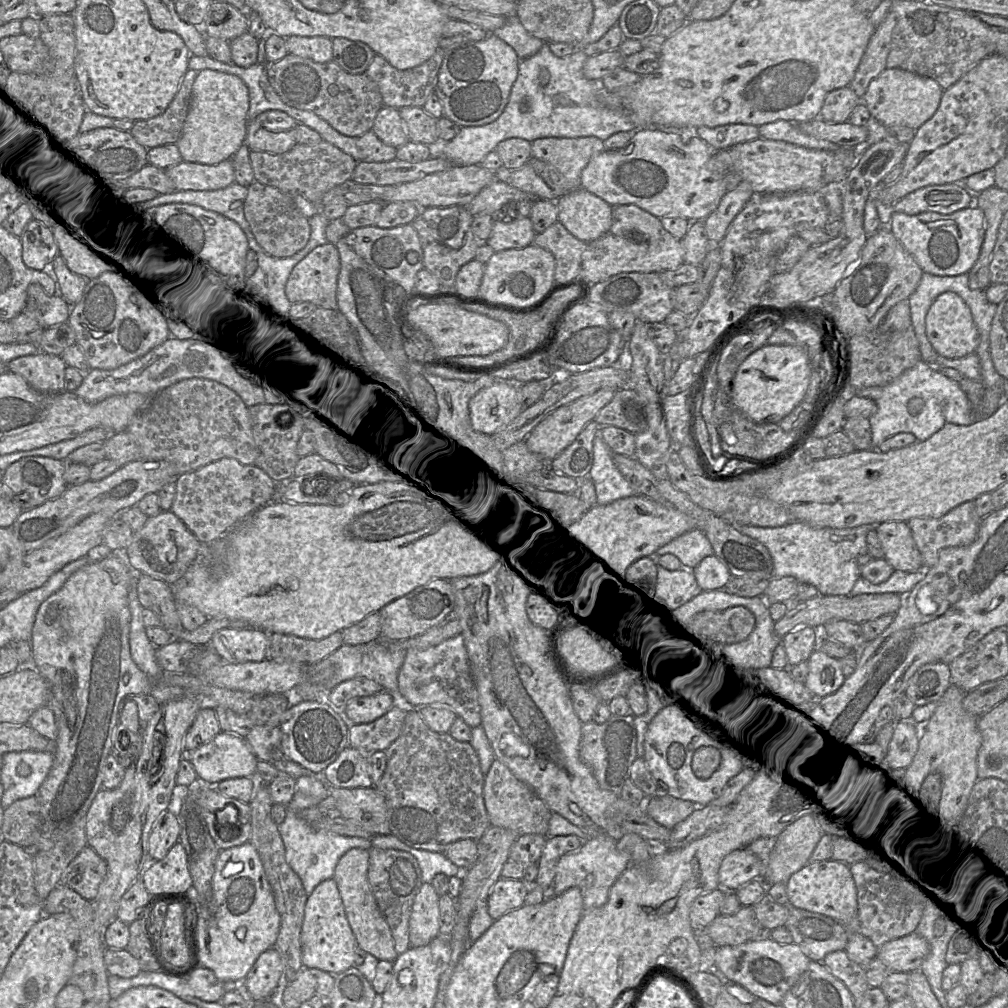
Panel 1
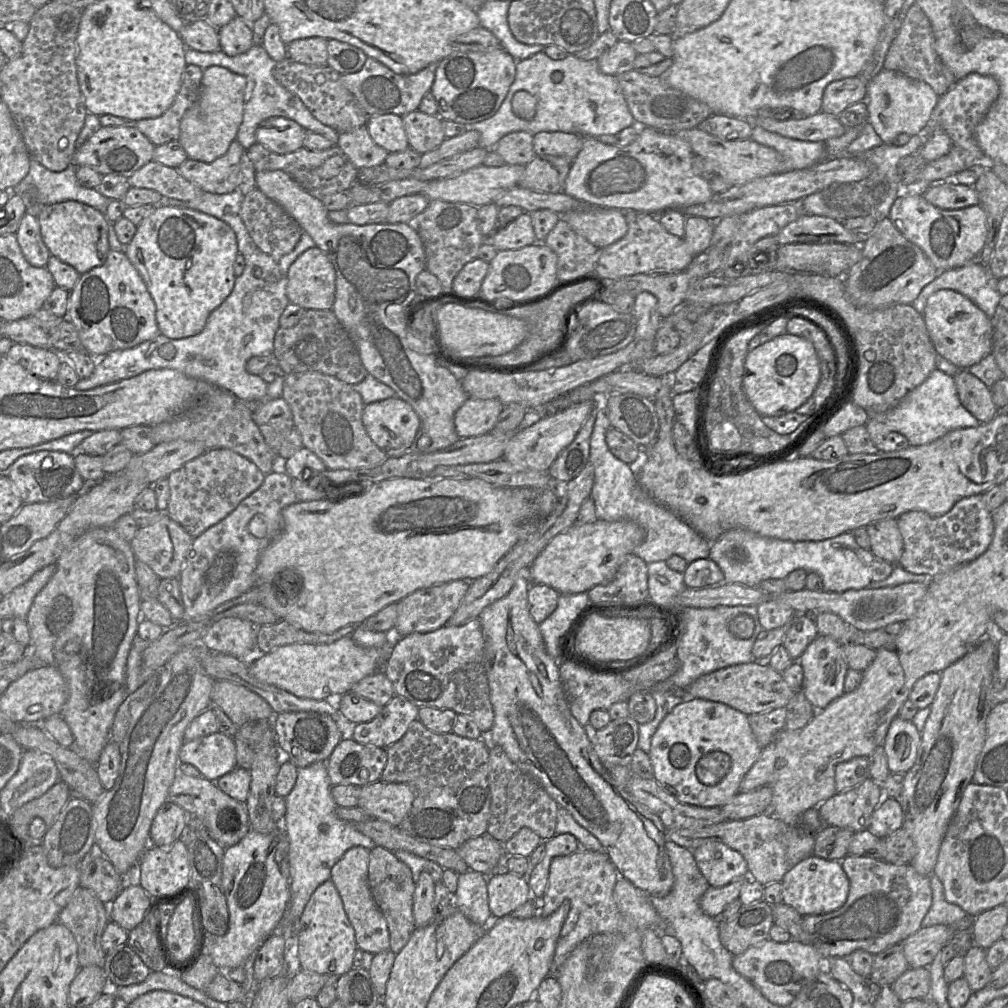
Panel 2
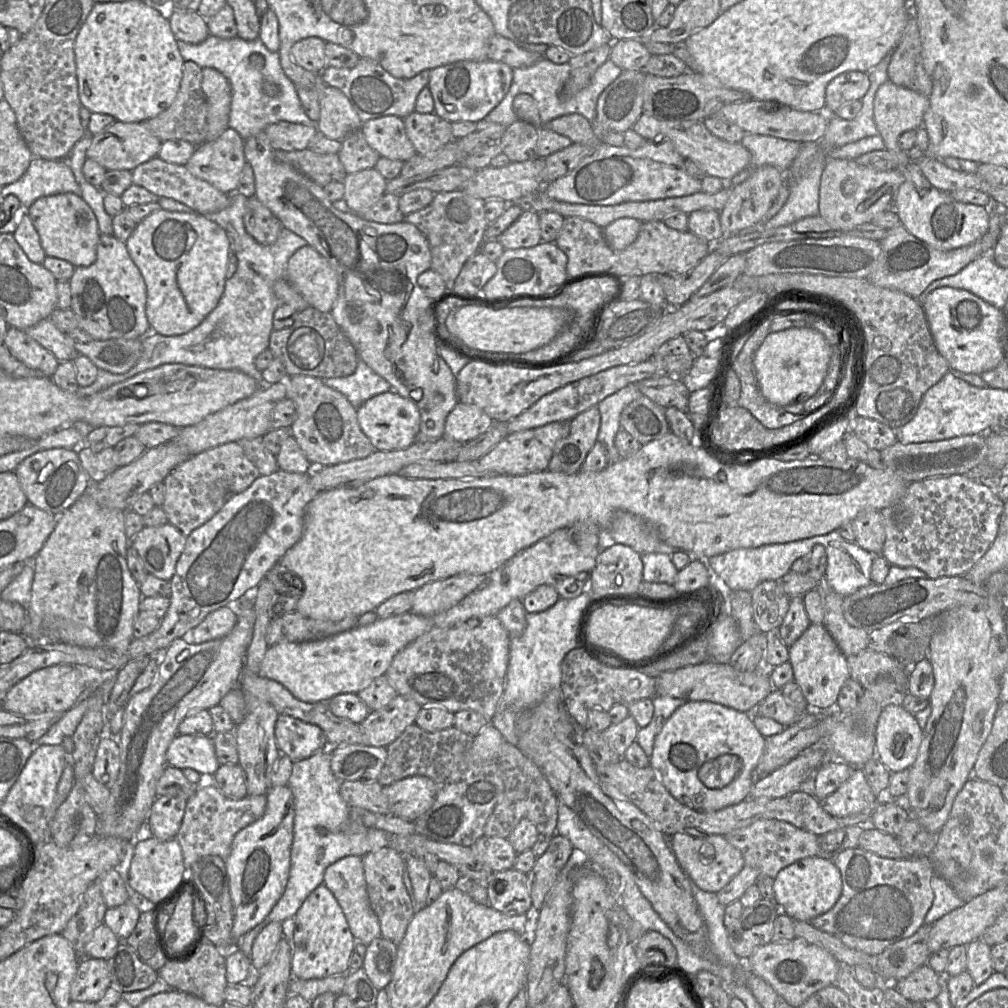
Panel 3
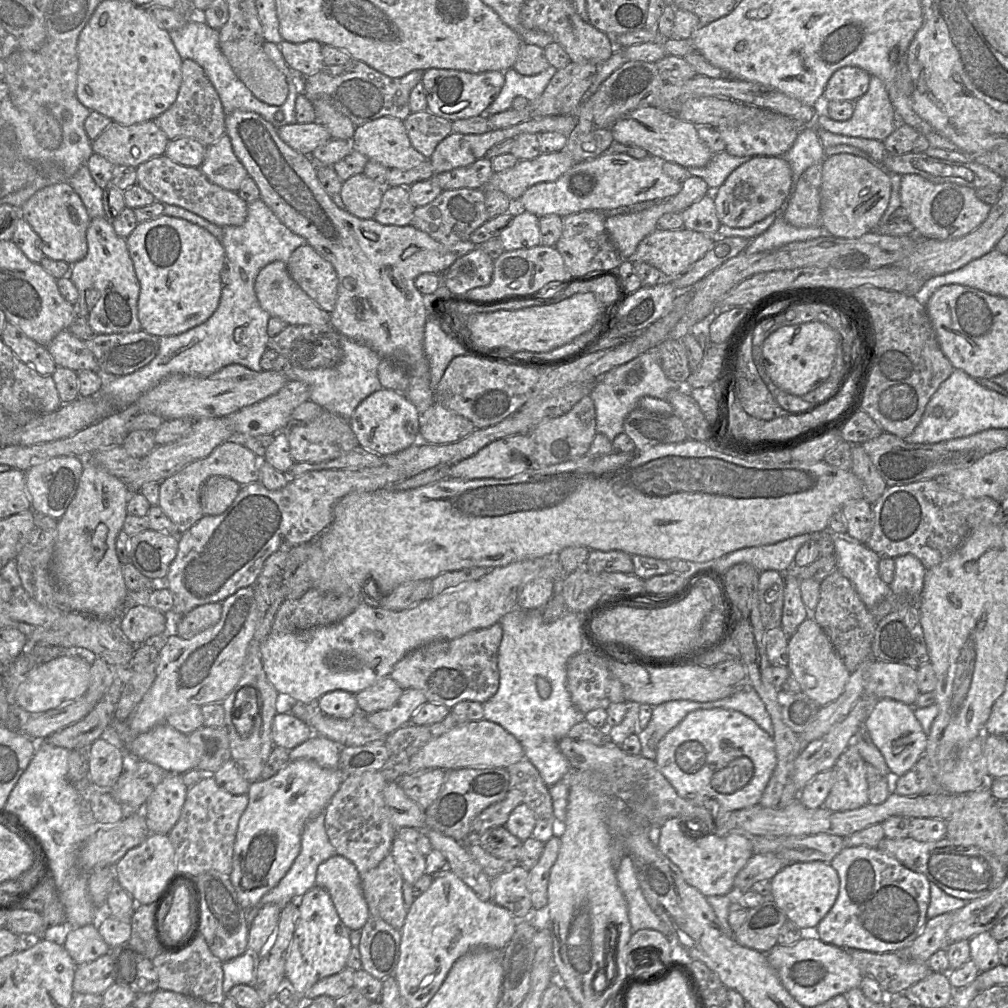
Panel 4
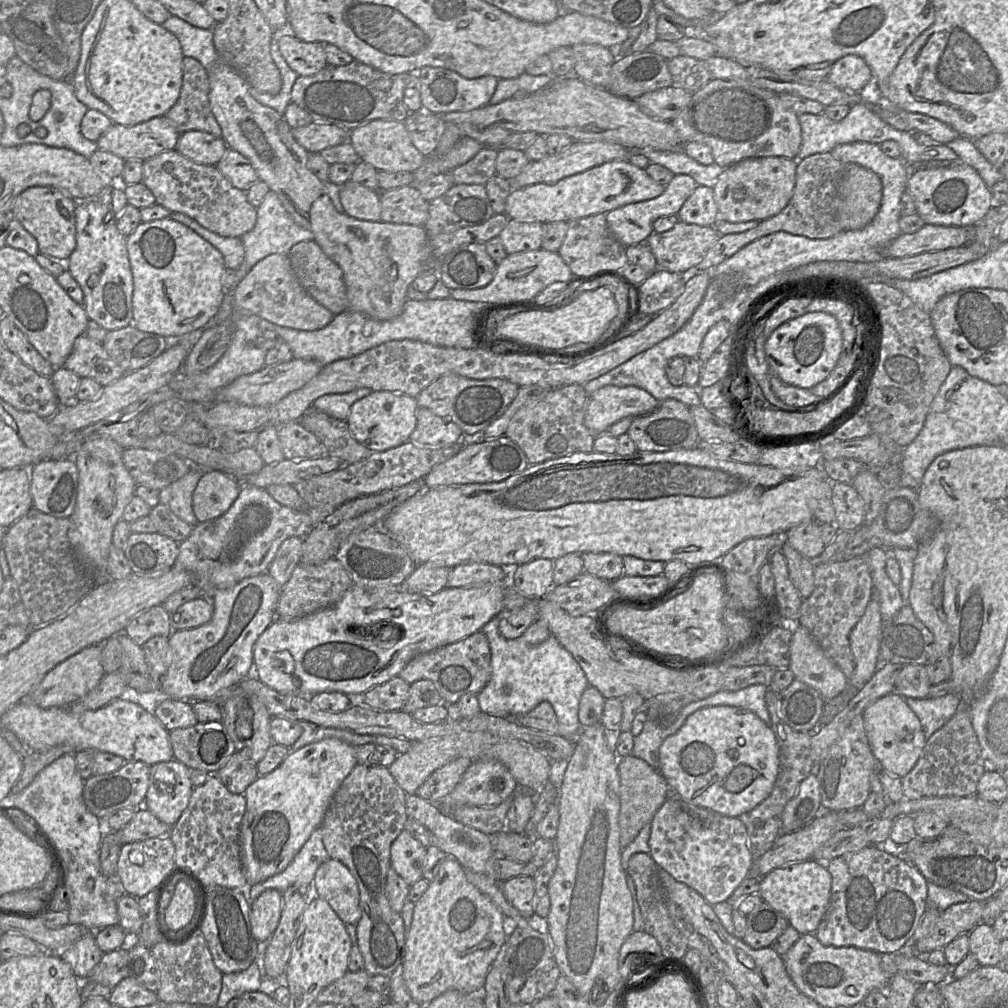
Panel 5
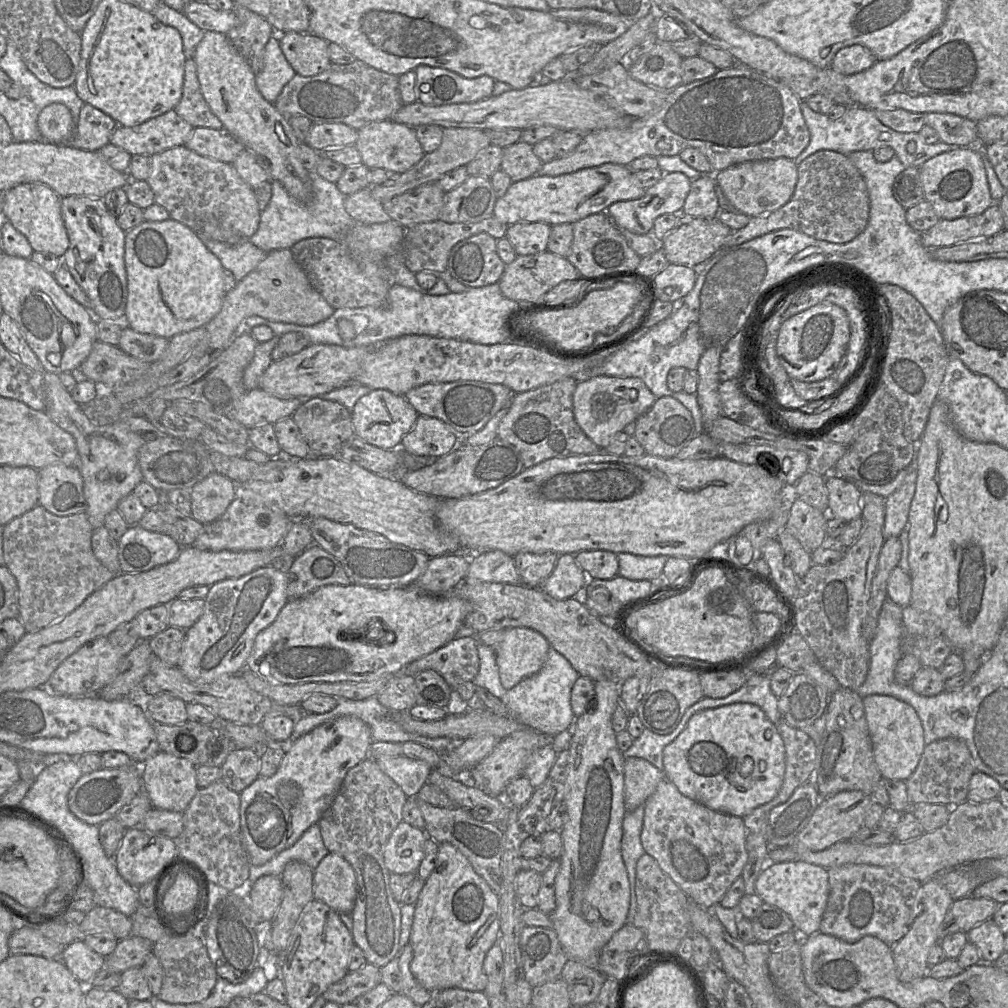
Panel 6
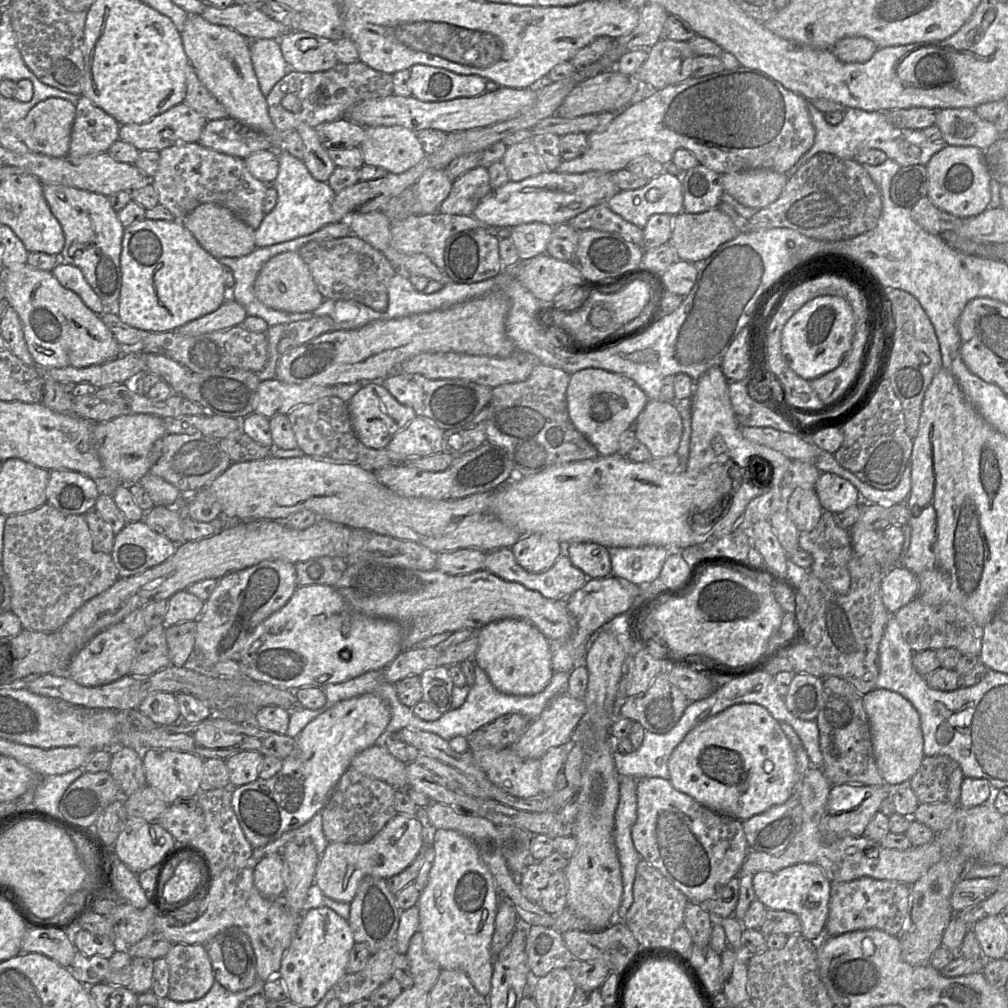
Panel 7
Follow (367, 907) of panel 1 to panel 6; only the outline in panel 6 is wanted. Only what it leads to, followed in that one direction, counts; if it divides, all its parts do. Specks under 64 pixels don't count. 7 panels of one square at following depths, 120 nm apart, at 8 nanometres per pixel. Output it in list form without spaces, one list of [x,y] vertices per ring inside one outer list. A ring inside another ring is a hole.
[[[329,852],[314,870],[314,900],[320,901],[337,913],[351,914],[356,898],[356,877],[352,866],[340,855]]]

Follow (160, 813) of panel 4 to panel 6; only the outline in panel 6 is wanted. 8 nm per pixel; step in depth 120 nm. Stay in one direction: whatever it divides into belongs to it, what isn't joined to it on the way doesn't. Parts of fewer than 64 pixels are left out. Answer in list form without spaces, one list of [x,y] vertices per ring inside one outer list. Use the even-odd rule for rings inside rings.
[[[158,751],[140,764],[142,791],[147,795],[154,808],[183,813],[199,789],[196,768],[187,759]]]

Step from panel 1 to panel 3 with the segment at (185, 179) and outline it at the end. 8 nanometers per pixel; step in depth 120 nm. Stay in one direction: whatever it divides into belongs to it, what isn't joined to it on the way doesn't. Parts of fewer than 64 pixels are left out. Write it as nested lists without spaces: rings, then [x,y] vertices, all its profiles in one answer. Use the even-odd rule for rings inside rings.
[[[228,128],[216,140],[197,146],[185,167],[195,177],[231,195],[237,191],[247,162],[244,141],[238,132]]]

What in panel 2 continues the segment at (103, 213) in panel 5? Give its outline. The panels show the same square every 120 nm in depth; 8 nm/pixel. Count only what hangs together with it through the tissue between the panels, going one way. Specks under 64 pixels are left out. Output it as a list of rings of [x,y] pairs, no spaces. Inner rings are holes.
[[[110,250],[105,263],[80,275],[70,291],[66,318],[75,326],[84,351],[97,360],[116,350],[133,348],[157,336],[156,306],[140,274],[123,250]]]

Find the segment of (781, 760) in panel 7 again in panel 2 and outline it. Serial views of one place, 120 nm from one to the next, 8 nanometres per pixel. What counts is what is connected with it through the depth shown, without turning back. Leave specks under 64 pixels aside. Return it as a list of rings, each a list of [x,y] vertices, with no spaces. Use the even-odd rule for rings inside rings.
[[[686,696],[660,723],[649,757],[654,778],[677,800],[721,808],[740,791],[741,781],[761,751],[746,714],[722,702]]]

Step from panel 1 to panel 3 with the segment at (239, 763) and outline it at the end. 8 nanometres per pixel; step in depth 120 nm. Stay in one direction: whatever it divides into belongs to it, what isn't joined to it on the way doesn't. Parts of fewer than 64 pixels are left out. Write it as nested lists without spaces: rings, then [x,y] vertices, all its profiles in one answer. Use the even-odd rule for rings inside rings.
[[[176,735],[167,749],[166,761],[181,770],[193,769],[204,778],[213,776],[220,766],[212,738],[207,735]]]

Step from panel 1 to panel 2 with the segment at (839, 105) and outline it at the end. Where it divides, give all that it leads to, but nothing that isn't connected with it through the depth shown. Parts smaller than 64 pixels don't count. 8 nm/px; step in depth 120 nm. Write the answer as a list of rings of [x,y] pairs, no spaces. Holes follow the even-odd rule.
[[[859,76],[832,81],[824,90],[821,110],[838,117],[849,105],[865,101],[867,86]]]

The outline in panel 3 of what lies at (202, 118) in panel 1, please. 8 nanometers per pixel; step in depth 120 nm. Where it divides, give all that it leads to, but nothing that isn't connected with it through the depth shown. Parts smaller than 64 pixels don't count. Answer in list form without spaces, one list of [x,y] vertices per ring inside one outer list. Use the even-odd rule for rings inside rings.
[[[204,67],[202,89],[208,102],[207,142],[229,128],[232,91],[228,79],[218,70]]]

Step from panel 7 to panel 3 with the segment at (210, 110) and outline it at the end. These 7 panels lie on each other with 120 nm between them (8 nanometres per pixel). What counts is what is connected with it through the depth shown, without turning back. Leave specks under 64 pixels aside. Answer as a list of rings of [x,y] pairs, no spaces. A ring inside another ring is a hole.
[[[185,61],[179,92],[172,105],[157,117],[148,120],[146,127],[162,142],[184,140],[200,146],[207,142],[208,102],[202,89],[203,69],[194,61]]]

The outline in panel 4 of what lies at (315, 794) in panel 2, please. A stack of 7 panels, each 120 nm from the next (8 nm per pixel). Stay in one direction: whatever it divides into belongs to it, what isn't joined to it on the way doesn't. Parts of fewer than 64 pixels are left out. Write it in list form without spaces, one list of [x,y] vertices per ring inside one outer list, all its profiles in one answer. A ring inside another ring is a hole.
[[[314,733],[309,739],[289,751],[290,760],[310,759],[321,767],[339,768],[342,746],[322,735]],[[325,811],[321,812],[305,826],[301,836],[301,849],[286,875],[277,886],[266,893],[253,907],[246,910],[246,921],[250,928],[254,918],[268,903],[286,905],[298,901],[305,893],[316,886],[316,873],[318,866],[332,856],[337,855],[335,848],[330,843],[325,829]]]

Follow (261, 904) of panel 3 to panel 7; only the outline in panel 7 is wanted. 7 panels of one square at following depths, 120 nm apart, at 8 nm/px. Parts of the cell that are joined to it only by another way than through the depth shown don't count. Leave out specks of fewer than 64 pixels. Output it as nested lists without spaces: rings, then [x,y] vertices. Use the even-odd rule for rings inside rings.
[[[367,693],[357,697],[349,698],[346,700],[341,700],[335,705],[324,711],[322,714],[317,716],[314,720],[308,723],[304,729],[298,734],[295,738],[296,740],[296,749],[295,751],[285,758],[282,762],[282,767],[279,772],[277,772],[273,777],[269,779],[258,778],[254,782],[239,786],[232,787],[232,799],[231,805],[237,816],[241,829],[253,848],[259,848],[267,845],[268,843],[274,842],[279,839],[285,832],[295,830],[302,825],[306,824],[316,813],[321,812],[325,805],[327,804],[332,792],[336,788],[341,776],[344,772],[350,767],[351,761],[355,755],[359,752],[375,745],[376,743],[381,742],[381,739],[384,737],[385,729],[391,718],[391,709],[388,703],[383,700],[381,697]]]

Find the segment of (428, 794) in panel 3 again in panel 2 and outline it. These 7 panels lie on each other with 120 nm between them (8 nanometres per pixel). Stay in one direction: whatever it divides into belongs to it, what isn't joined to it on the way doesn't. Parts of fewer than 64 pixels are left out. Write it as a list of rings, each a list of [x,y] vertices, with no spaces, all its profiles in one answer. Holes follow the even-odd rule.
[[[379,780],[361,787],[357,807],[367,813],[369,818],[399,827],[409,813],[414,799],[415,791],[411,785]]]

